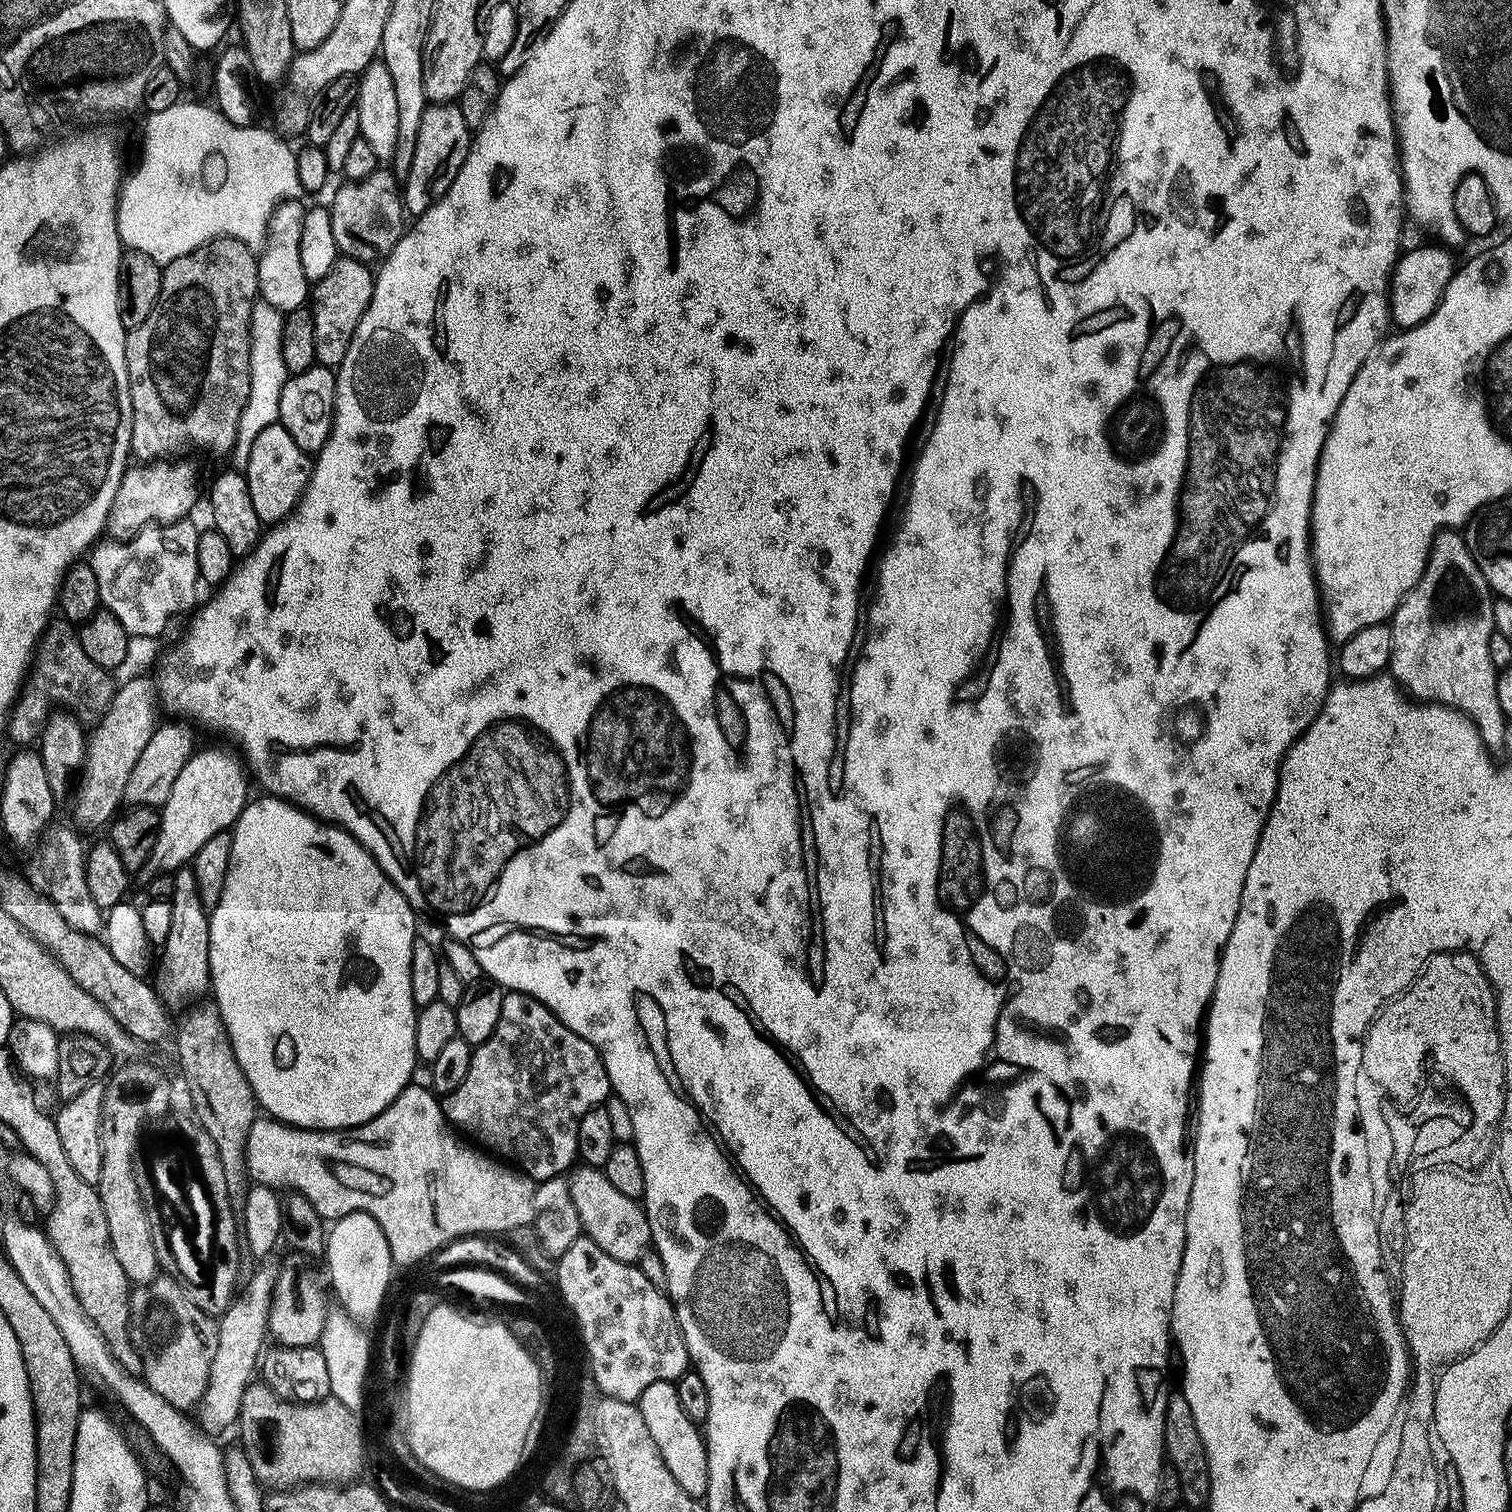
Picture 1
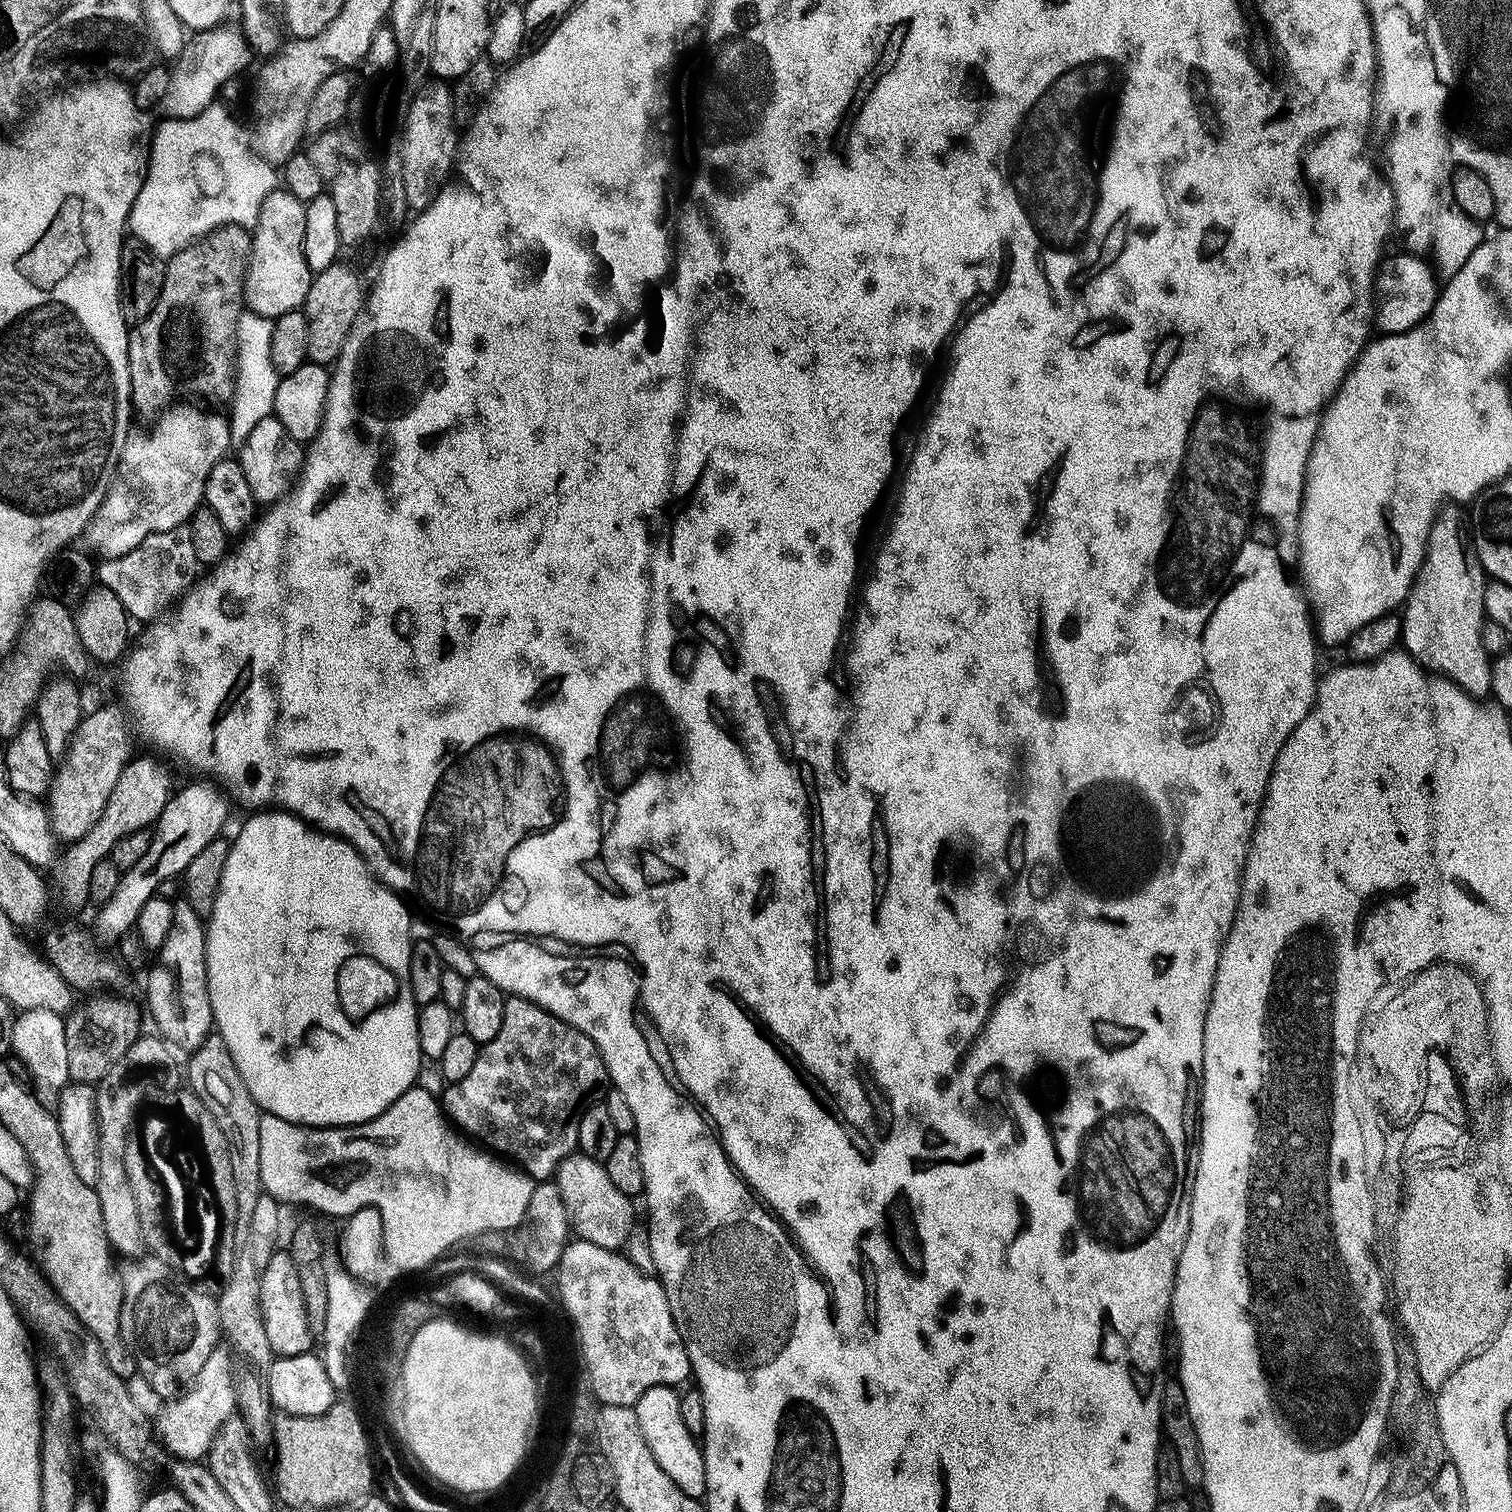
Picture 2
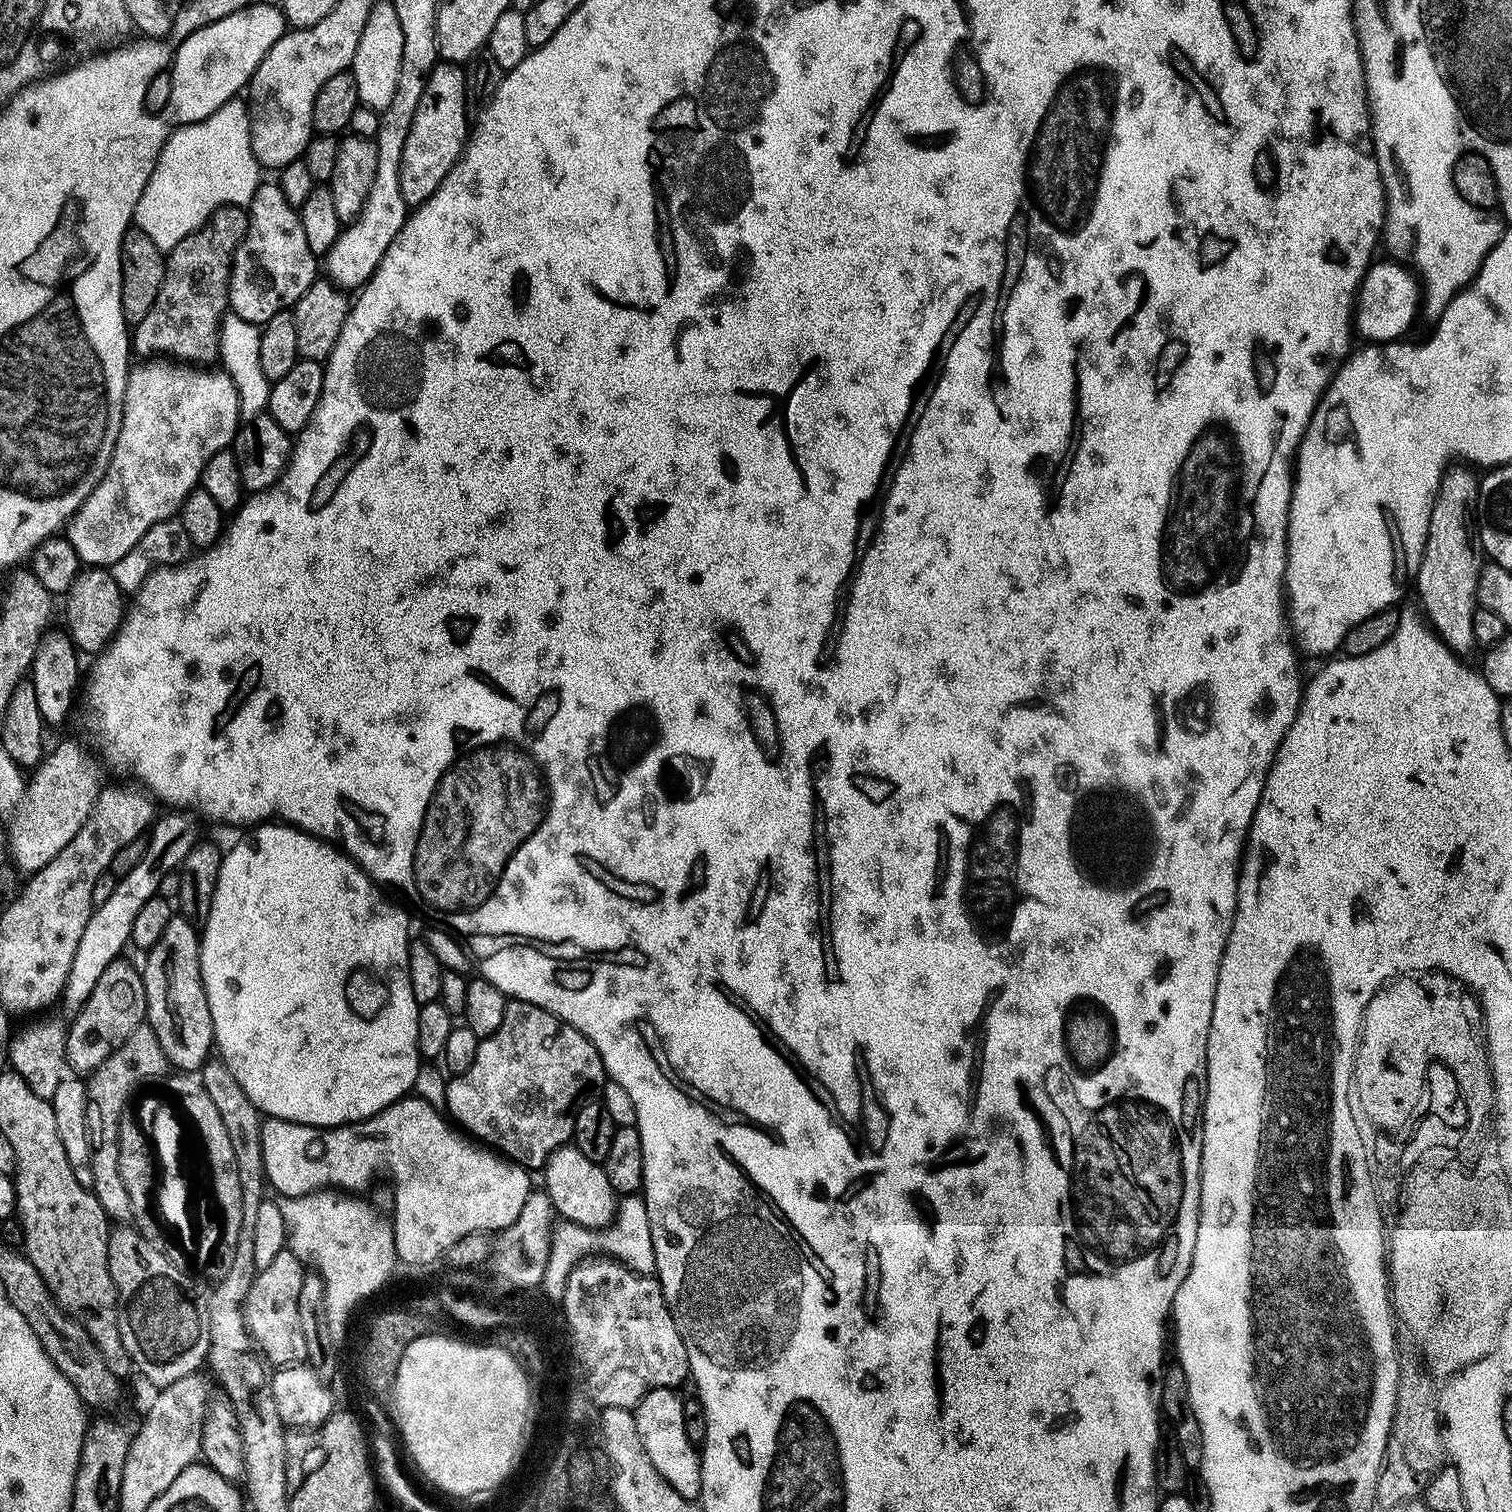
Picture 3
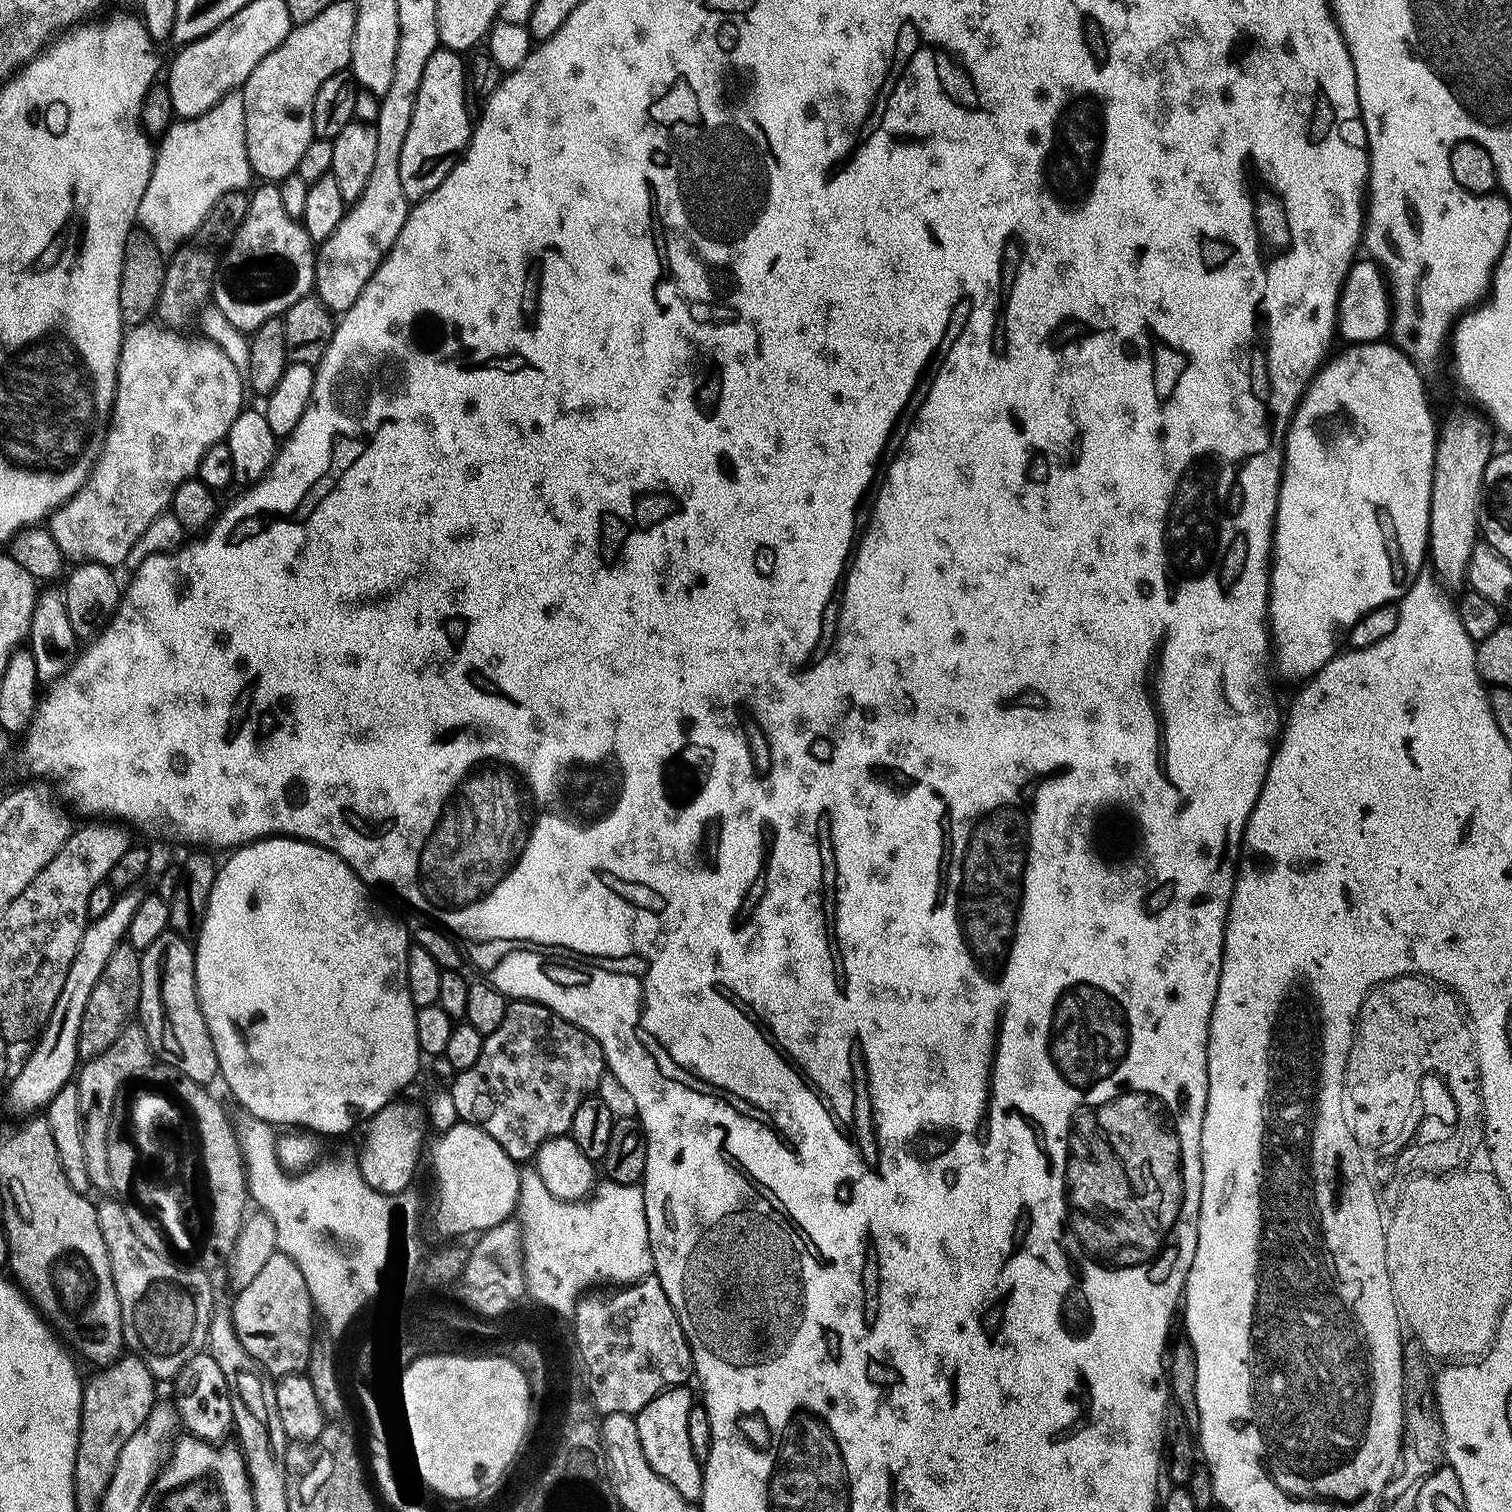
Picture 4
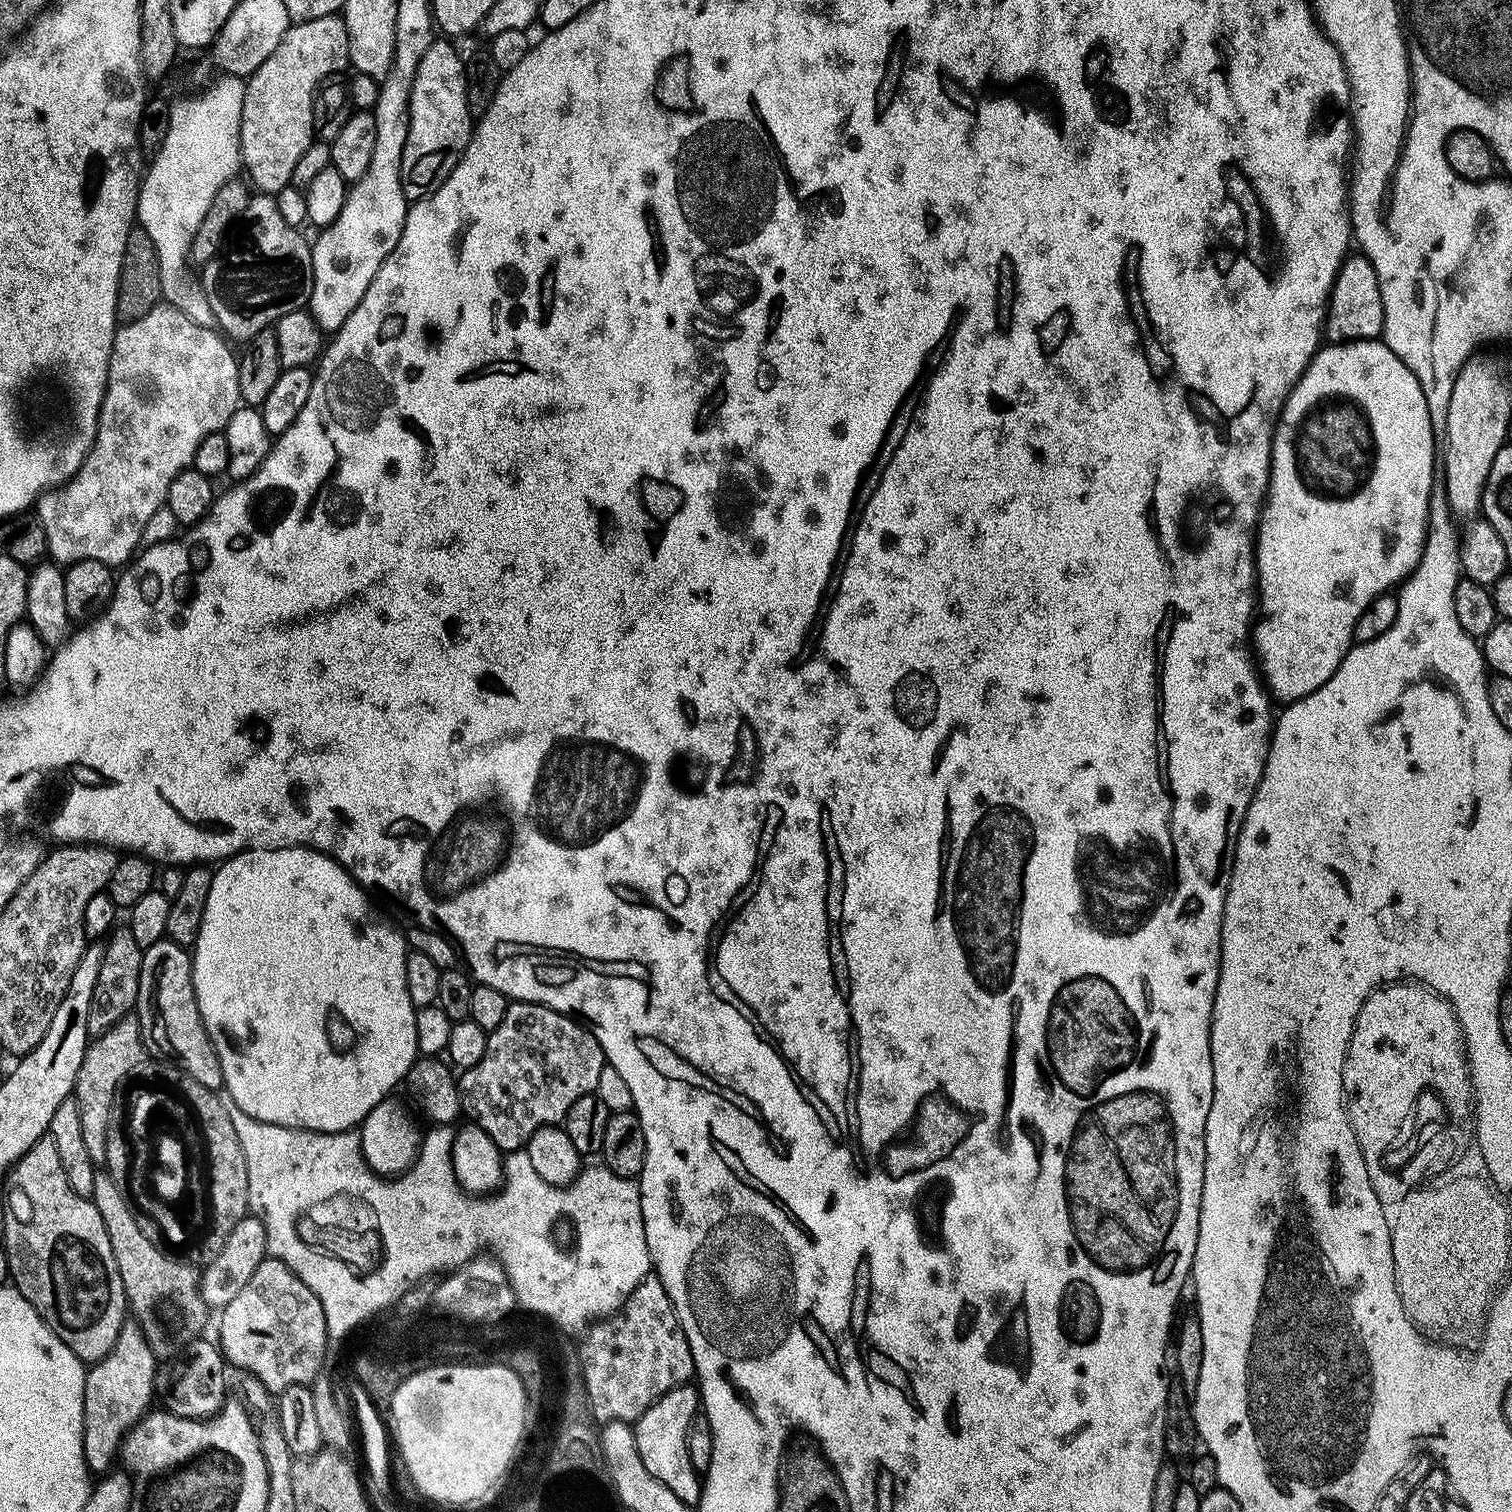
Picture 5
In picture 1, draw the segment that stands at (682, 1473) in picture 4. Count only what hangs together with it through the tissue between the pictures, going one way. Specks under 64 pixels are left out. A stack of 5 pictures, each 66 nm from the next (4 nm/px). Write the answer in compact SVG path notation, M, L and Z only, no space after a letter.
M670 1380L654 1382L654 1386L642 1390L638 1407L642 1422L646 1422L646 1430L650 1432L650 1438L654 1440L654 1446L658 1448L662 1462L666 1462L666 1470L670 1470L674 1482L678 1482L678 1486L695 1500L703 1501L708 1494L708 1445L698 1424L690 1421L682 1410L675 1383Z

